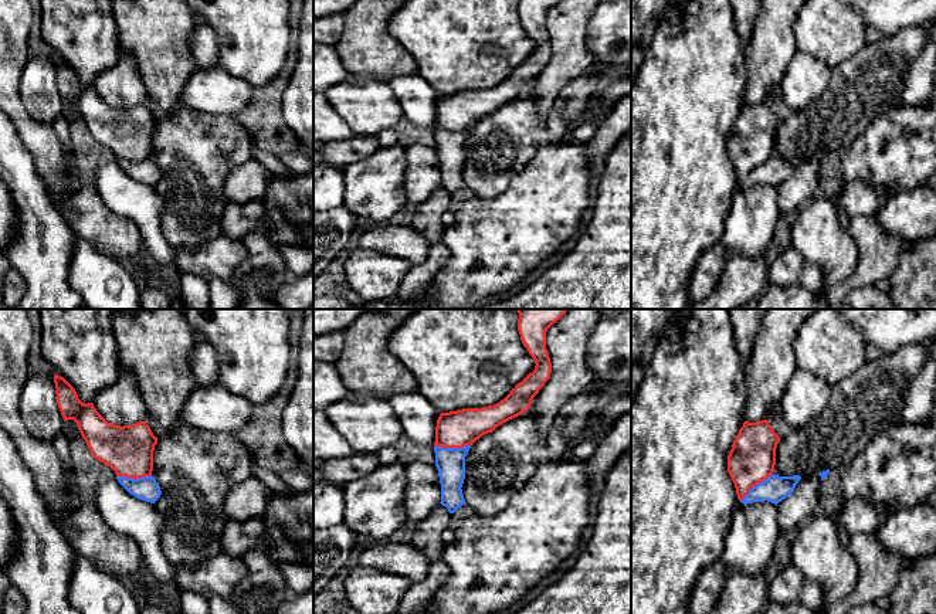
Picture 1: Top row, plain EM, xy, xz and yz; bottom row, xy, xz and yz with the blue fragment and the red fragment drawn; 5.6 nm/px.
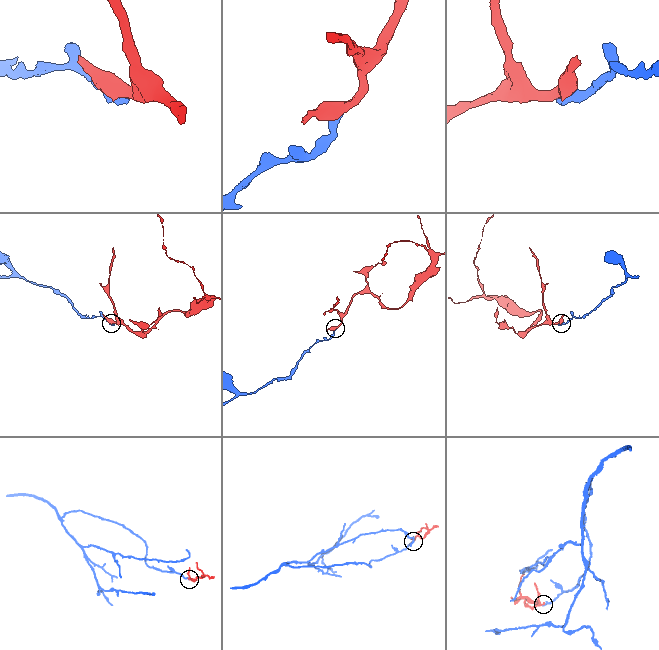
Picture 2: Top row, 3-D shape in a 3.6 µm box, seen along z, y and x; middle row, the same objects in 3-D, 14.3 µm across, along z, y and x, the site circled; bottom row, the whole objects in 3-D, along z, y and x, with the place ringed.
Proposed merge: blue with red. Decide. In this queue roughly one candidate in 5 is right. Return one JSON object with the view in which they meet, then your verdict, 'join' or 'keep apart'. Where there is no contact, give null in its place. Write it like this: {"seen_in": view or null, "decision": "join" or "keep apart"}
{"seen_in": "xz", "decision": "keep apart"}

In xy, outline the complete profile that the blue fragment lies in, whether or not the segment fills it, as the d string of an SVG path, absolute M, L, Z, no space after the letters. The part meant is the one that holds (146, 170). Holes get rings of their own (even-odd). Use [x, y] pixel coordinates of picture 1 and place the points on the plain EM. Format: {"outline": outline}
{"outline": "M152 157L138 162L116 159L116 162L130 177L138 182L155 186L162 177L160 169Z"}

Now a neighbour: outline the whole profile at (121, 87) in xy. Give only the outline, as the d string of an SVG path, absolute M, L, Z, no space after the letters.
M122 47L116 64L101 72L92 86L108 105L121 109L145 104L147 99L136 62Z

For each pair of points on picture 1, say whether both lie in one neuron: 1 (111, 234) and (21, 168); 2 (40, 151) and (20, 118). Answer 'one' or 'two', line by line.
1: two
2: one

